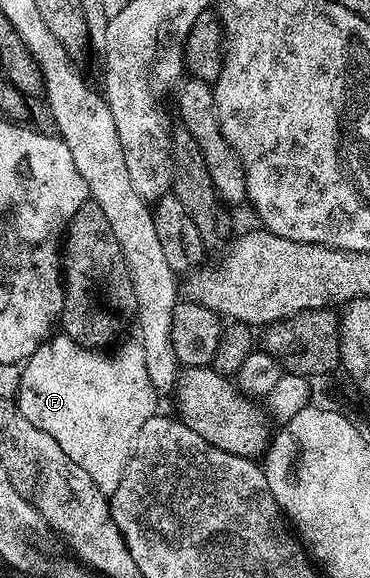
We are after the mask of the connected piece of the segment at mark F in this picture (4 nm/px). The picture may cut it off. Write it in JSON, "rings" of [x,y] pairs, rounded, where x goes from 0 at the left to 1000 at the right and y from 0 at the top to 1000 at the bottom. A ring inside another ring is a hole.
{"rings":[[[143,580],[97,602],[54,640],[49,699],[59,718],[70,718],[92,739],[124,746],[124,753],[135,753],[135,760],[146,760],[146,766],[157,766],[157,773],[168,773],[286,856],[319,843],[357,792],[357,775],[368,772],[384,732],[424,713],[427,682],[405,663],[405,649],[395,649],[395,612],[376,588],[343,590],[322,599],[327,604],[305,618],[289,618],[289,609],[232,604],[178,581]]]}

